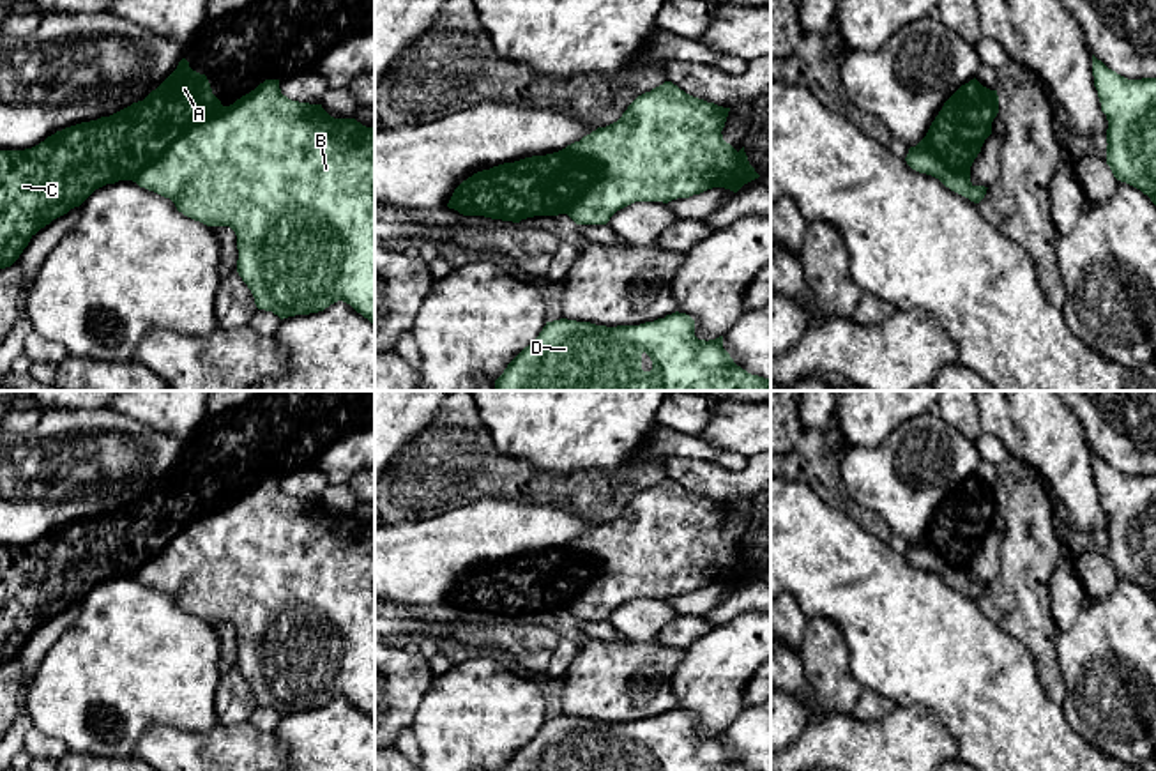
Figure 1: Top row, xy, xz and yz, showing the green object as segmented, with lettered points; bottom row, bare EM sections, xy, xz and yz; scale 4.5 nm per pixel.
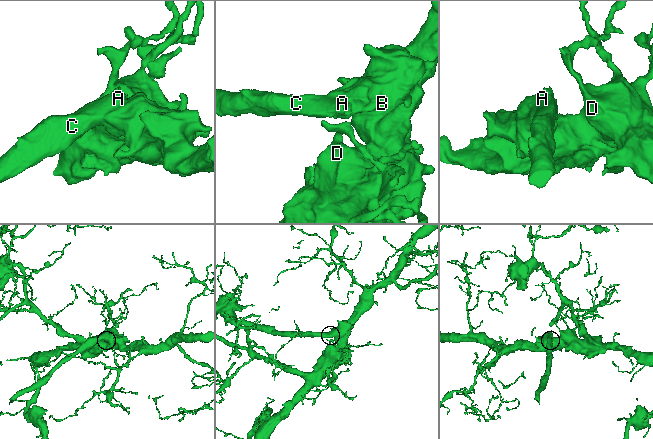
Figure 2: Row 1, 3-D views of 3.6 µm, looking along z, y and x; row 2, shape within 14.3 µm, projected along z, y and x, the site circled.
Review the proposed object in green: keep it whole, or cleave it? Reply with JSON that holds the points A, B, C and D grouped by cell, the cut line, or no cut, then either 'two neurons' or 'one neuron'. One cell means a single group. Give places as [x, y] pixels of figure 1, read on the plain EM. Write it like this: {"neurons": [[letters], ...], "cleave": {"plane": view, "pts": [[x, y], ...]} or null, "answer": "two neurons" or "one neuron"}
{"neurons": [["A", "B", "D"], ["C"]], "cleave": {"plane": "xy", "pts": [[144, 497], [145, 534], [140, 572], [135, 577]]}, "answer": "two neurons"}

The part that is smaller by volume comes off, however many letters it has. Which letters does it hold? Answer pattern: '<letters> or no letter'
C

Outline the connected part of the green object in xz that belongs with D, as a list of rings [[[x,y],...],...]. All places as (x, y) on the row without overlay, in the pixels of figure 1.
[[[672,709],[640,721],[596,721],[576,716],[546,718],[539,732],[525,743],[502,771],[751,771],[723,744],[723,732],[698,736],[695,716]]]

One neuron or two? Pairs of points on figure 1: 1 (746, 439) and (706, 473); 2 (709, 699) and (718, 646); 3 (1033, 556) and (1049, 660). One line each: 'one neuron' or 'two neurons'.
1: two neurons
2: one neuron
3: one neuron

